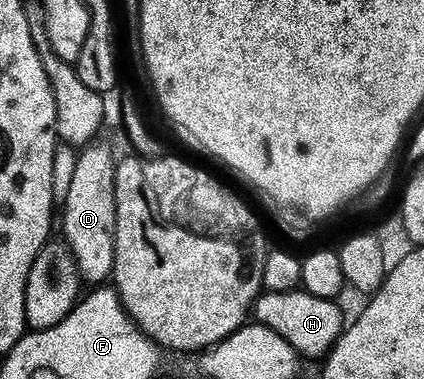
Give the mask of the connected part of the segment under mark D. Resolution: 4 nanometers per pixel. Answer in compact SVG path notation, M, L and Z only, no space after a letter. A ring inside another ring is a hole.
M96 140L90 143L89 146L83 147L78 153L75 162L74 174L72 176L72 181L70 183L70 188L68 190L68 196L62 202L62 208L64 208L63 212L60 212L60 218L62 214L62 235L63 241L69 247L70 251L73 254L73 258L76 260L77 270L79 279L86 283L88 282L90 286L101 285L105 283L113 273L114 269L114 248L115 248L115 168L114 165L116 163L116 156L112 154L111 148L104 142L103 140Z

